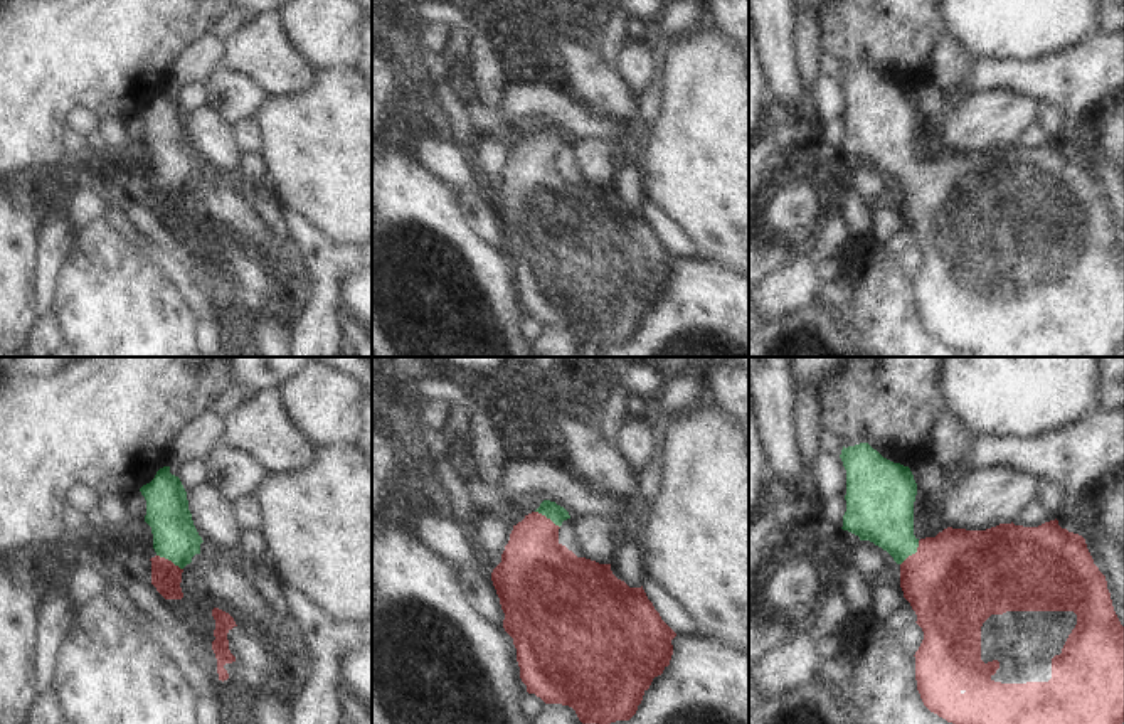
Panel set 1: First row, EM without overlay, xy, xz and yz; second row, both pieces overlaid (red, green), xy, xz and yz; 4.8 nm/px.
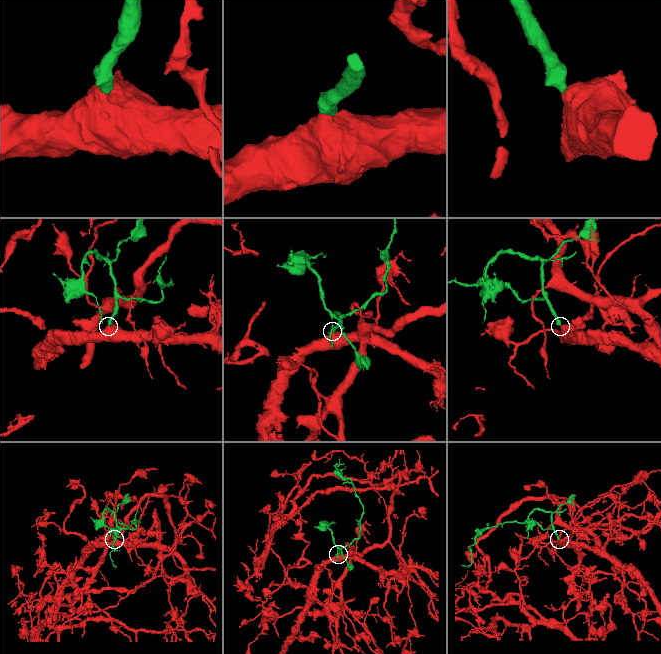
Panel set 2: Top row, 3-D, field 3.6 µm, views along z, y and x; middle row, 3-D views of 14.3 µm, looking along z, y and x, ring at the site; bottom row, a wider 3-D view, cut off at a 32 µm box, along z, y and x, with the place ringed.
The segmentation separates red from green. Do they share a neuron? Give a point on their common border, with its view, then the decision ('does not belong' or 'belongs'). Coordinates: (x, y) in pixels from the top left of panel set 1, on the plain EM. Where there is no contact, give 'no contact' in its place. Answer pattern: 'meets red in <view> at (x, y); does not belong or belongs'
meets red in yz at (912, 177); belongs

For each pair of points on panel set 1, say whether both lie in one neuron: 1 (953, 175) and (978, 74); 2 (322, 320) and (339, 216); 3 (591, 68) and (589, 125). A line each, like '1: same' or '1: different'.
1: different
2: different
3: different

